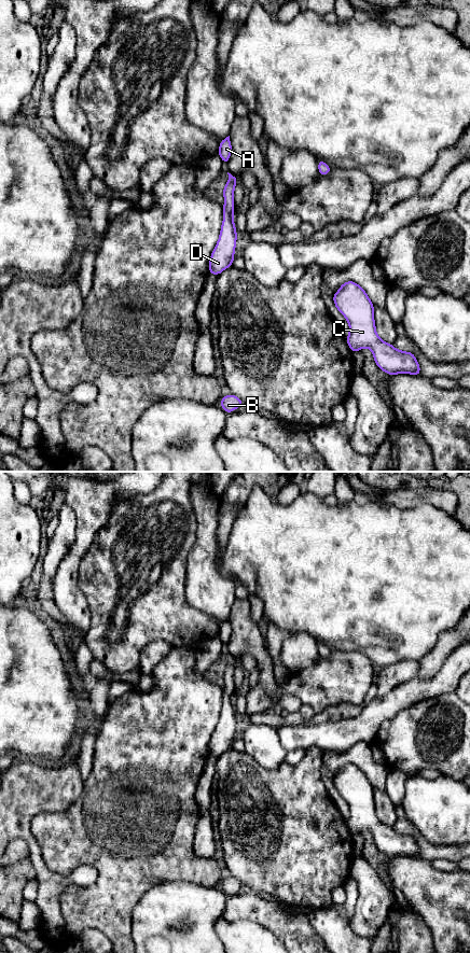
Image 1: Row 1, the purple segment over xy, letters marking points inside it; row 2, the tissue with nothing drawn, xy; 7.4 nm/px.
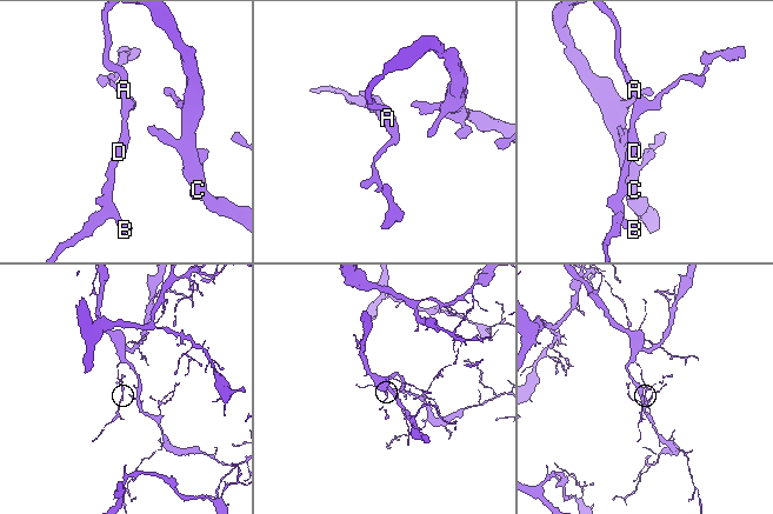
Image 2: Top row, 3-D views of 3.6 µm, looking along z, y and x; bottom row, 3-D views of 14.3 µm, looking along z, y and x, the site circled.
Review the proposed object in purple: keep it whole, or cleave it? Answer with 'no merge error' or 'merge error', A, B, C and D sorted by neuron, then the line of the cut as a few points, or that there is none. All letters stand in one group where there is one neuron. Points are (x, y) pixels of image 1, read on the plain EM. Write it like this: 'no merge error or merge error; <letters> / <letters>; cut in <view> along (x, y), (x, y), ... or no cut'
no merge error; A B C D; no cut

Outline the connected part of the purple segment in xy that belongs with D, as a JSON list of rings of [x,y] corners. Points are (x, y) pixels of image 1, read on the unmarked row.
[[[229,656],[229,663],[223,671],[224,688],[223,688],[223,705],[219,723],[211,735],[209,742],[209,756],[218,758],[224,752],[232,748],[236,729],[237,715],[235,705],[233,704],[234,671],[237,660]]]

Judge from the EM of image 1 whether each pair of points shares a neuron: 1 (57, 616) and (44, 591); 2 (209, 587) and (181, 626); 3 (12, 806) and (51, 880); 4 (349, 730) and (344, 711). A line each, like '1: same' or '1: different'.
1: same
2: different
3: same
4: different

